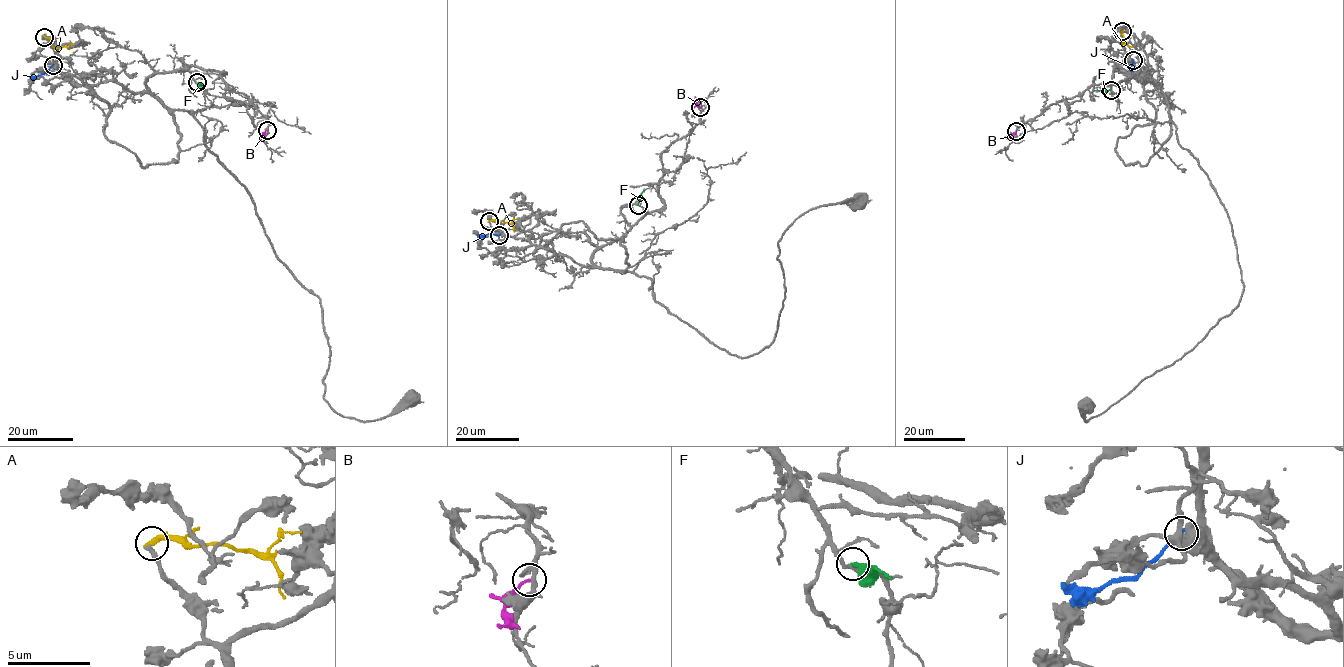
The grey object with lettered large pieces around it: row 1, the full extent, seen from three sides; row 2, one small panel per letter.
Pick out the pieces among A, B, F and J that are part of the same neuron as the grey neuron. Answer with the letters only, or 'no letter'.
no letter

